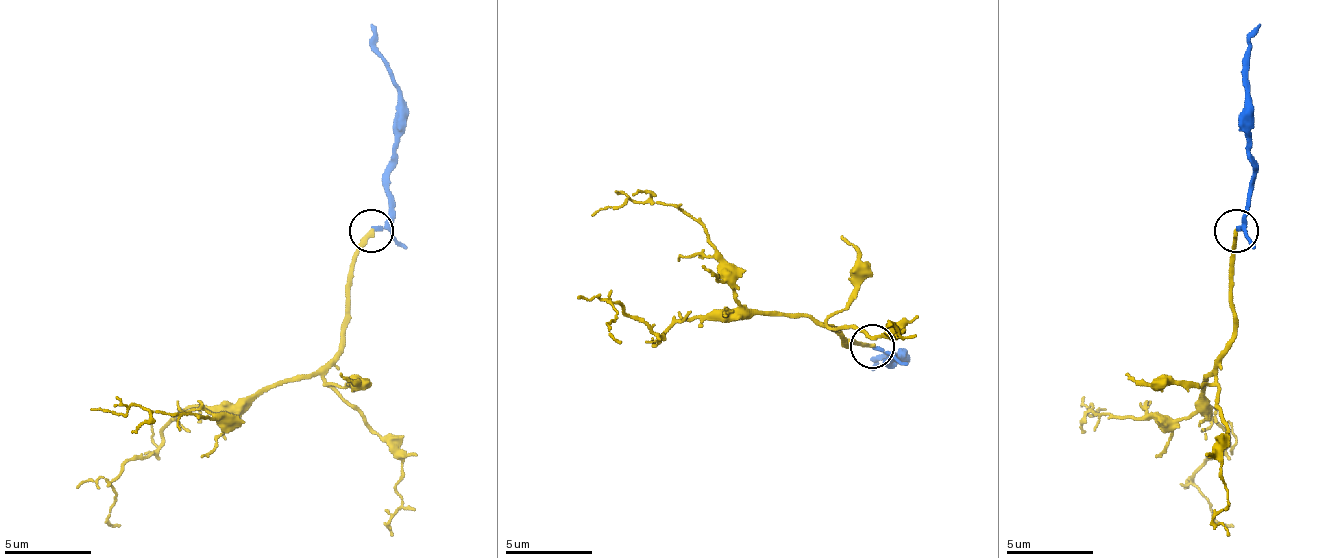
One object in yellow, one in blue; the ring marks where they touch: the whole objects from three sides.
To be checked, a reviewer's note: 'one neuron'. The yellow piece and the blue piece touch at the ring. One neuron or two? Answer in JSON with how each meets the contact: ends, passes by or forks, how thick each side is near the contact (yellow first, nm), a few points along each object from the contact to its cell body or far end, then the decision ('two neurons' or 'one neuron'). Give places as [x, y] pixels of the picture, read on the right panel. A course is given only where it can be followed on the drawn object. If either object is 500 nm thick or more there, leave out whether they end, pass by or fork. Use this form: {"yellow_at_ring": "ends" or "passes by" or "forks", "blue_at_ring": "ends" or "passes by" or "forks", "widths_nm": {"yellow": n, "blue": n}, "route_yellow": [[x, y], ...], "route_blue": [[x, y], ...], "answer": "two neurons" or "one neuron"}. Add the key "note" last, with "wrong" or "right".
{"yellow_at_ring": "ends", "blue_at_ring": "passes by", "widths_nm": {"yellow": 240, "blue": 140}, "route_yellow": [[1237, 232], [1233, 345], [1202, 380], [1202, 397], [1228, 441], [1193, 476], [1211, 515], [1220, 524], [1233, 524]], "route_blue": [[1237, 232], [1246, 218], [1254, 171], [1246, 53], [1259, 22]], "answer": "one neuron", "note": "right"}

